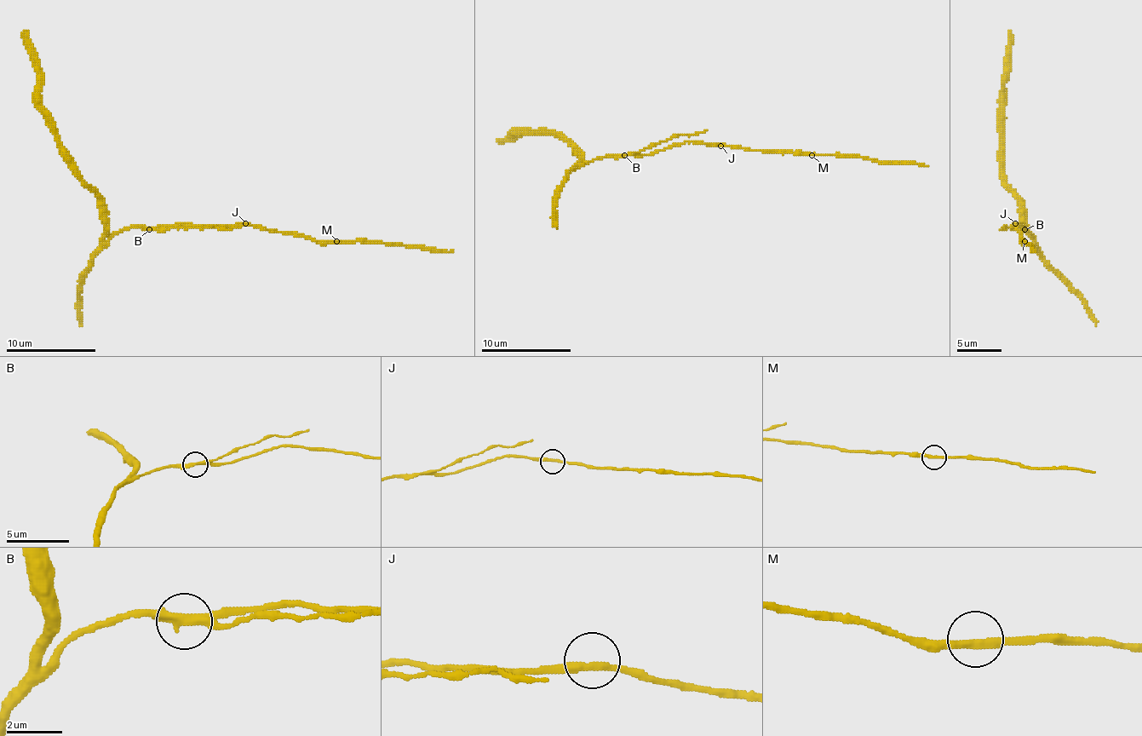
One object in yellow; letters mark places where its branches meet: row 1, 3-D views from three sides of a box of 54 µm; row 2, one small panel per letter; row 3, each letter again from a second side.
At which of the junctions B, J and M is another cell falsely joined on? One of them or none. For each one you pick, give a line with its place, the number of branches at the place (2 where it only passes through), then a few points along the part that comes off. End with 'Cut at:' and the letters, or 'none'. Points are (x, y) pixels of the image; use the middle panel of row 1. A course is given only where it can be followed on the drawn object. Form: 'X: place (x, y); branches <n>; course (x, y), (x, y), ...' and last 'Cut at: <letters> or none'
B: place (624, 155); branches 2; course (624, 155), (707, 130)
Cut at: B

